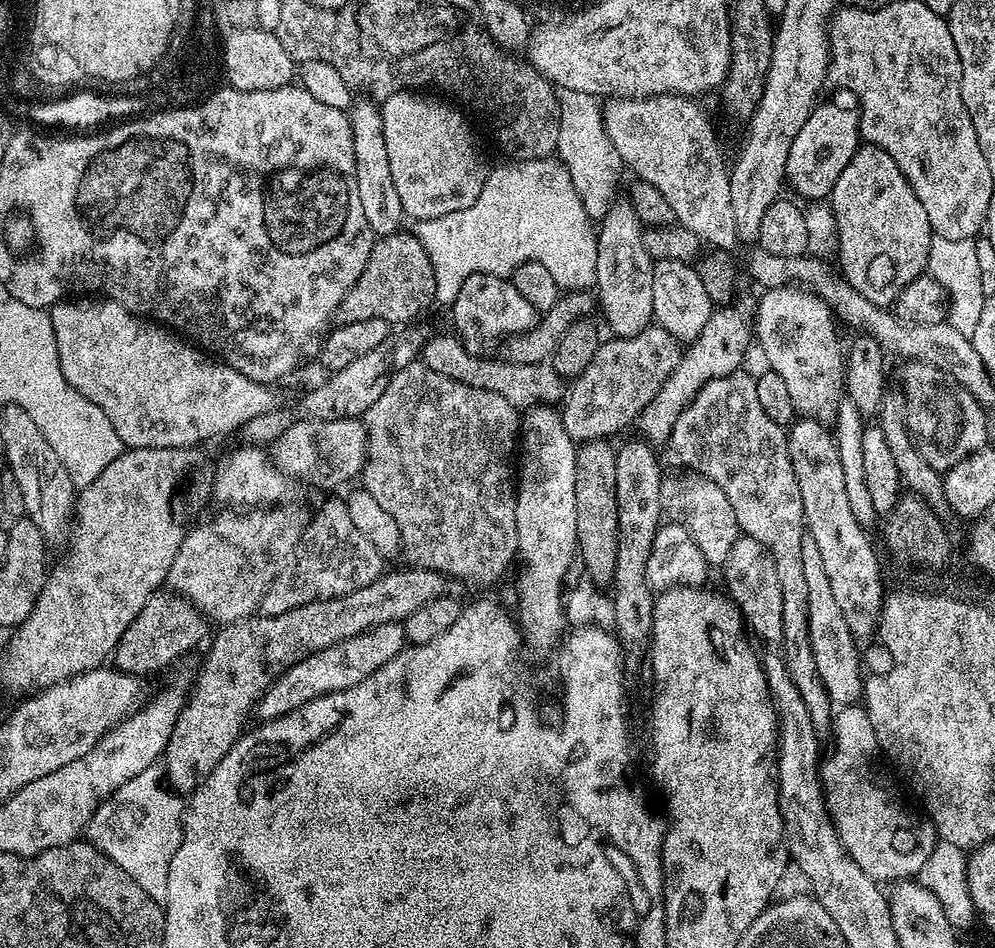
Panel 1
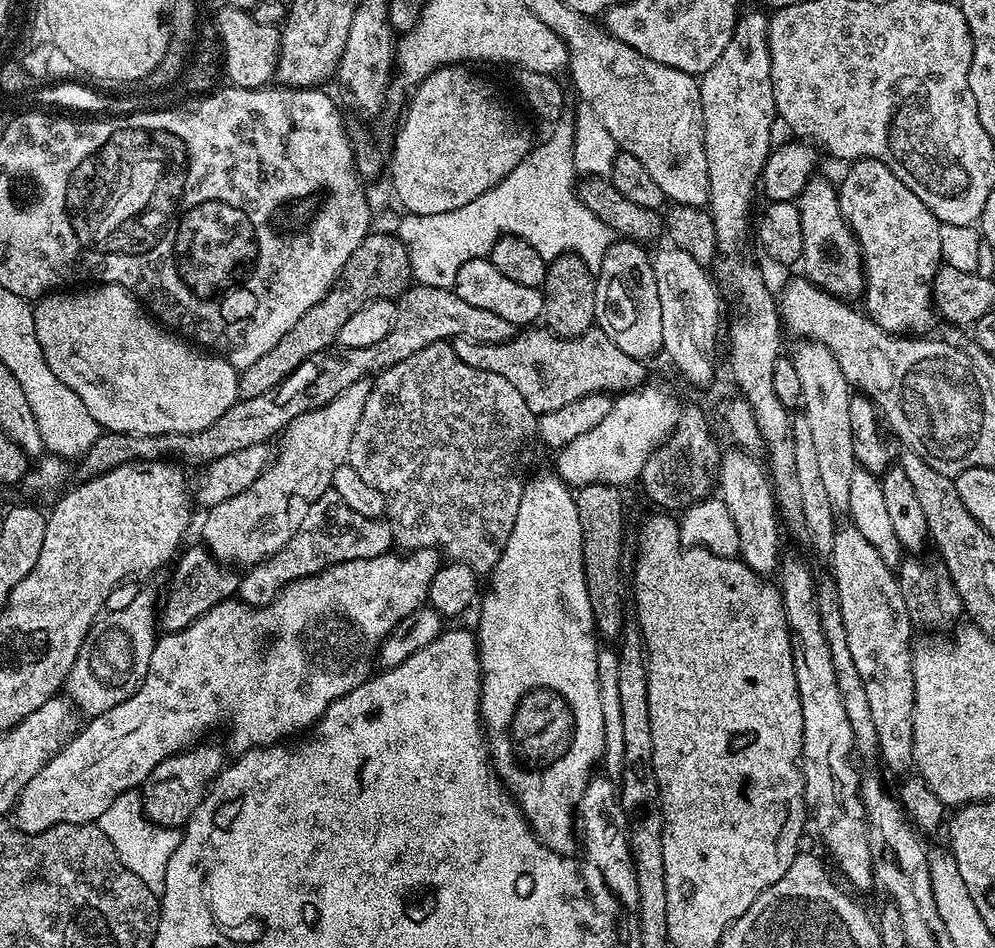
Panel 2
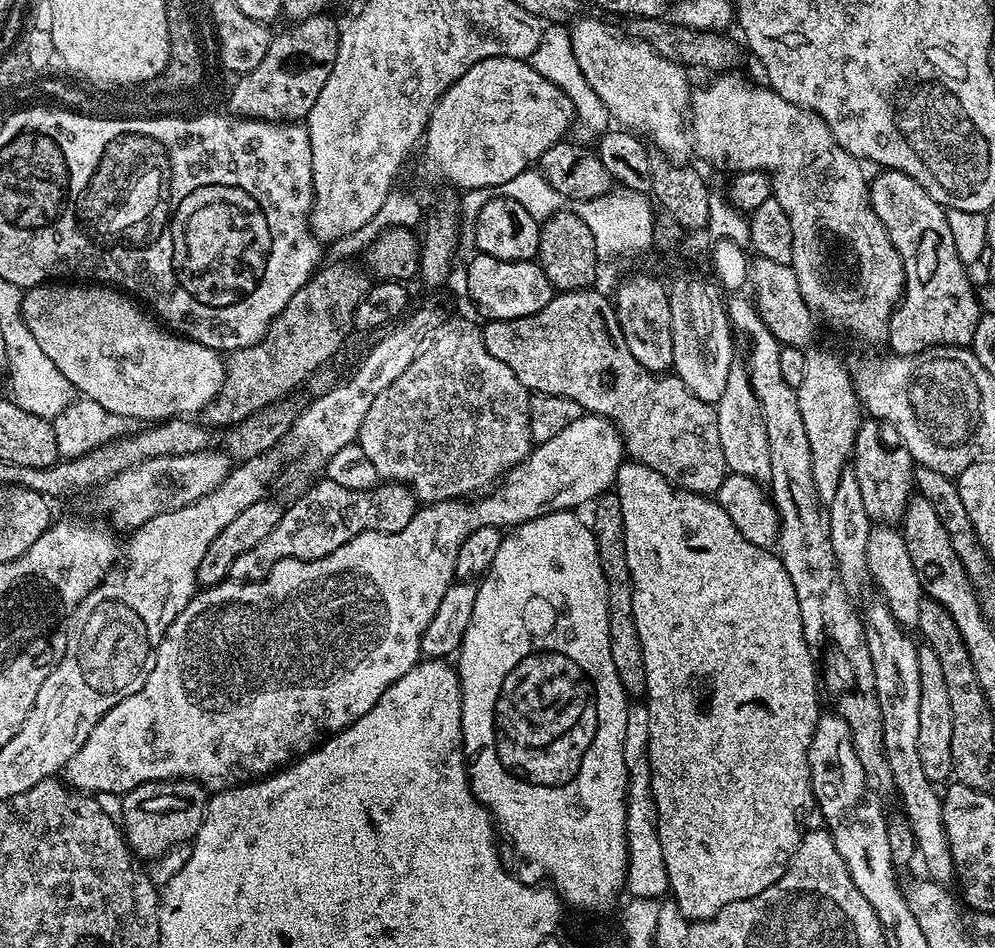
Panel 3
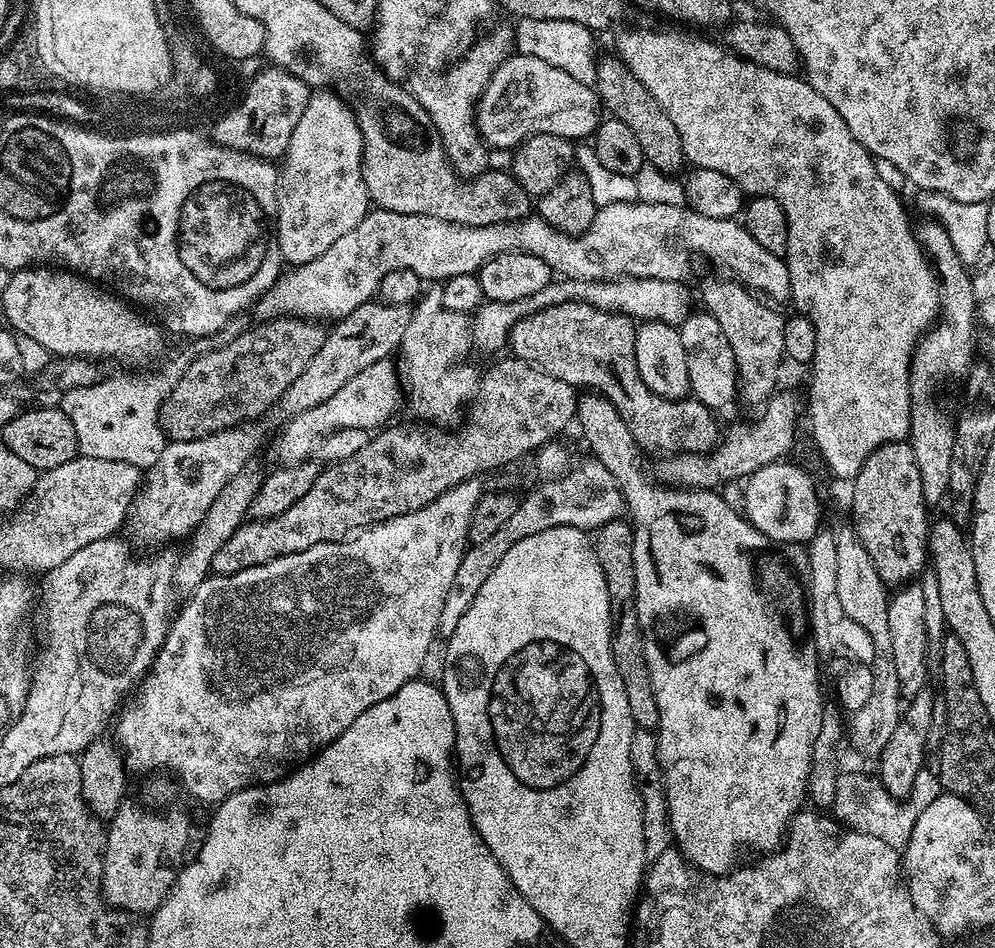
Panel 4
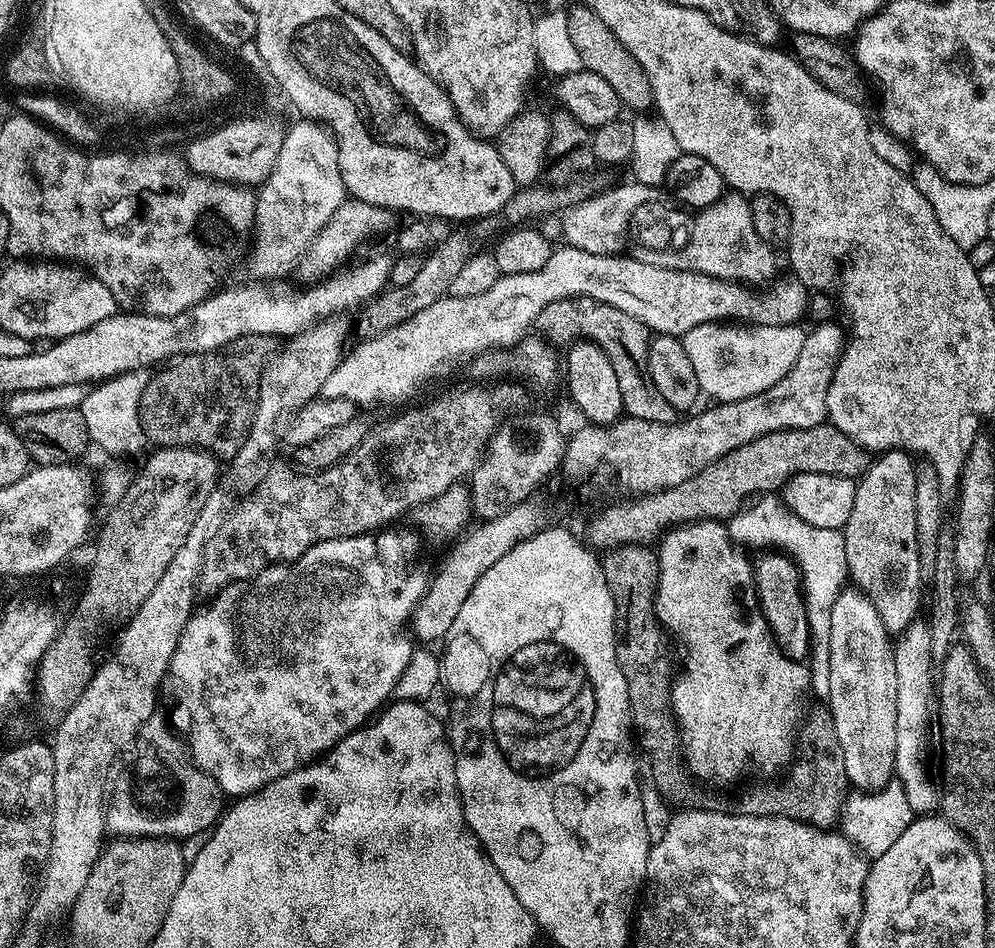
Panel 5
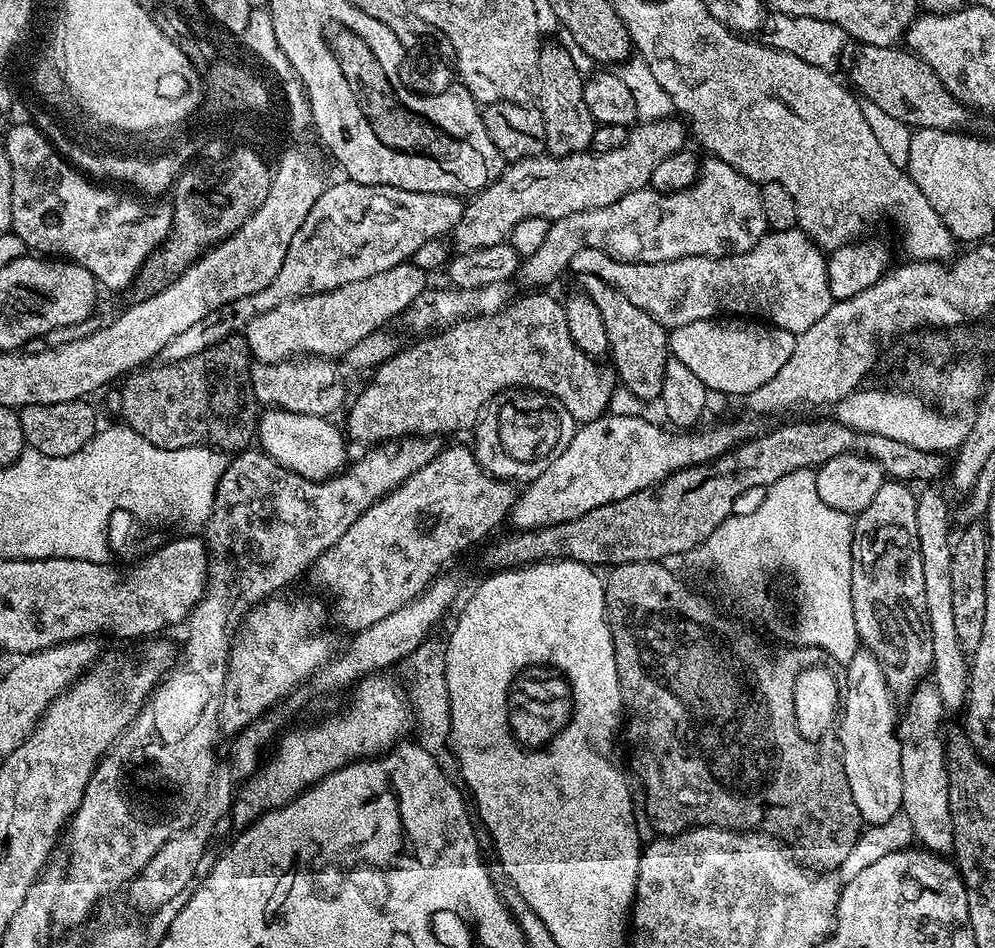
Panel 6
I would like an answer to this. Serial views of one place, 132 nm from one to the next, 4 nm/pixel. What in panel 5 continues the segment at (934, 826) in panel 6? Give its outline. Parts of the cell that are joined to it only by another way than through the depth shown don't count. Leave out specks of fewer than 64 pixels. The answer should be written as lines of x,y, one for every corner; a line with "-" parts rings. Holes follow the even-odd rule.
914,622
895,643
892,657
898,678
896,709
898,722
896,743
895,779
902,782
906,799
913,814
932,814
939,809
941,789
932,781
928,769
928,747
934,744
934,701
938,696
938,684
934,679
934,663
931,658
931,630
927,623

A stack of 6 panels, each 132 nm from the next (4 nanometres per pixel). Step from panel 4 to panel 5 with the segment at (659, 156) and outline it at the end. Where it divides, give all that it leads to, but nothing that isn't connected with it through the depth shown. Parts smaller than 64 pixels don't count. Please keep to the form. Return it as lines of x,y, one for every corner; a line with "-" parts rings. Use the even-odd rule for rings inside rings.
569,7
567,13
570,22
570,38
582,58
583,71
598,74
598,78
610,82
610,86
614,86
614,92
618,94
620,103
625,109
651,109
654,101
652,87
646,78
646,70
642,70
638,58
634,58
634,54
630,54
630,50
626,50
626,46
622,46
618,38
614,38
614,30
610,30
610,26
606,26
606,22
602,22
602,18
598,18
598,14
594,14
594,10
589,8

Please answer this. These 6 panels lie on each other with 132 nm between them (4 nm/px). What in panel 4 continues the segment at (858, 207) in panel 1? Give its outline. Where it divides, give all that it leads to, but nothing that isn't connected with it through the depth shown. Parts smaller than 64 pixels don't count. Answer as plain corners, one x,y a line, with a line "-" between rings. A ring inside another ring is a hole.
928,218
925,224
915,229
916,239
919,240
921,248
924,249
940,282
940,315
932,327
920,337
916,343
916,349
912,351
912,431
910,443
914,450
914,462
918,462
918,470
922,478
922,490
924,491
924,503
933,506
946,496
950,486
950,454
954,450
954,438
956,437
956,421
954,412
948,409
944,401
944,387
952,384
959,378
967,377
972,368
974,357
972,357
972,335
976,332
976,307
978,301
972,289
972,276
969,269
954,254
954,246
950,243
950,234
942,230
937,220

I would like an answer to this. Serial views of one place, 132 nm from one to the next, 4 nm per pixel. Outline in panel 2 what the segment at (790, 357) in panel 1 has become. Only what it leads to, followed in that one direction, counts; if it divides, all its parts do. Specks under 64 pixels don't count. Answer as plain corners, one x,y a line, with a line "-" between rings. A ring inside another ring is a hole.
800,342
797,345
790,352
790,357
801,382
802,415
806,422
810,422
822,486
830,498
830,506
834,510
844,510
847,509
850,498
850,481
858,466
850,430
850,398
854,392
846,374
842,374
842,366
838,366
834,354
826,350
826,346
811,342

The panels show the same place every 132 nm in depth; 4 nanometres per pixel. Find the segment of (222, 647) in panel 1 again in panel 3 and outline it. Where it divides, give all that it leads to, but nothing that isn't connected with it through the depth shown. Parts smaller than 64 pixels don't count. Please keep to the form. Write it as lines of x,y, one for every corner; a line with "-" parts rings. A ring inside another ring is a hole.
155,780
123,793
122,799
124,805
119,823
128,847
141,861
144,859
152,862
166,850
170,850
172,844
187,844
198,834
206,807
206,789
197,780

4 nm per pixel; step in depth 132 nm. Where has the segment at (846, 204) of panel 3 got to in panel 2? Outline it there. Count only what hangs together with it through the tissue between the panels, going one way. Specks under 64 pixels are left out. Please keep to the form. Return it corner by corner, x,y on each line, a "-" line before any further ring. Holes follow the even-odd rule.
813,178
795,201
802,218
802,254
799,263
804,264
803,275
811,284
841,298
859,297
866,288
864,257
860,254
860,244
840,209
840,194
835,183

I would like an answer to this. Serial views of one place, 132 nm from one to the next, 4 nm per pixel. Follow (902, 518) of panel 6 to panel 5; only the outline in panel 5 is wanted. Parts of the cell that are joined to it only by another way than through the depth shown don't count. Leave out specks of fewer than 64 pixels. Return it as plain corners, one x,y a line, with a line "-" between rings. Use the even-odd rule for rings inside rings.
893,450
880,455
868,465
867,472
859,477
856,493
854,494
854,510
850,510
850,518
844,523
842,529
844,541
846,542
846,562
848,563
848,575
851,583
859,591
864,593
870,603
874,606
874,610
878,610
878,618
882,618
882,626
889,634
901,634
907,631
909,627
917,619
916,616
920,612
920,575
922,569
920,567
920,551
918,550
918,542
916,541
916,523
914,522
914,482
916,481
916,464
913,457
903,450

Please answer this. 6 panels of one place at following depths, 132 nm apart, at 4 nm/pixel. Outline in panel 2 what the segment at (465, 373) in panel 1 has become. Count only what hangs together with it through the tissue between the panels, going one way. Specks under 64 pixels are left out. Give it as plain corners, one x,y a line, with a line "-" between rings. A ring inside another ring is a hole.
532,326
501,344
479,344
477,340
459,336
451,345
458,358
474,366
474,370
486,370
506,378
526,398
526,406
537,417
550,410
562,410
562,406
595,392
619,394
635,390
649,379
641,361
622,354
604,331
595,326
573,338
558,336
544,326

